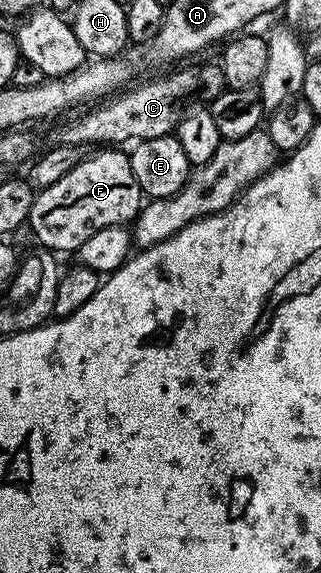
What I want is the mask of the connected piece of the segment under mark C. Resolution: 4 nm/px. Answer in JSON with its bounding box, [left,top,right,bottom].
[60,63,227,145]

